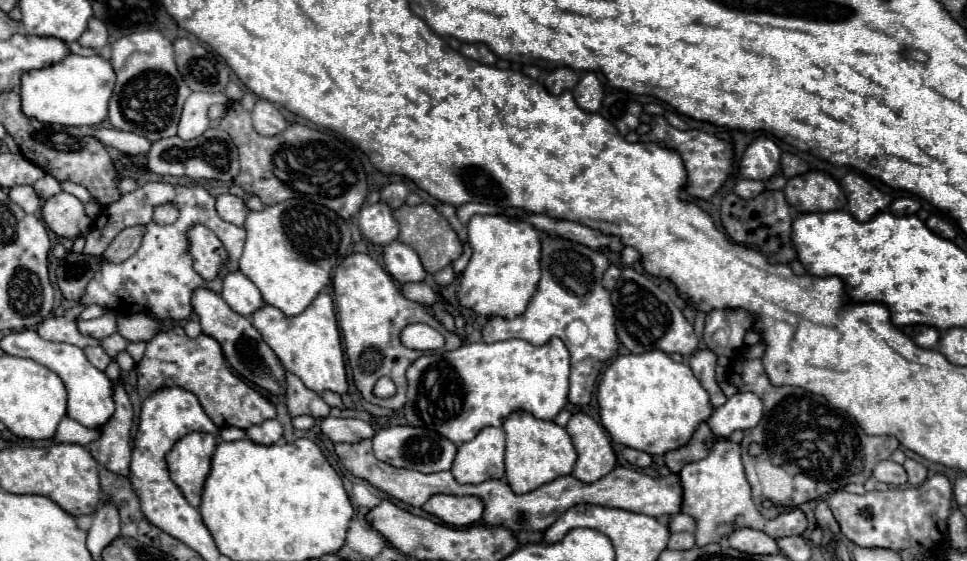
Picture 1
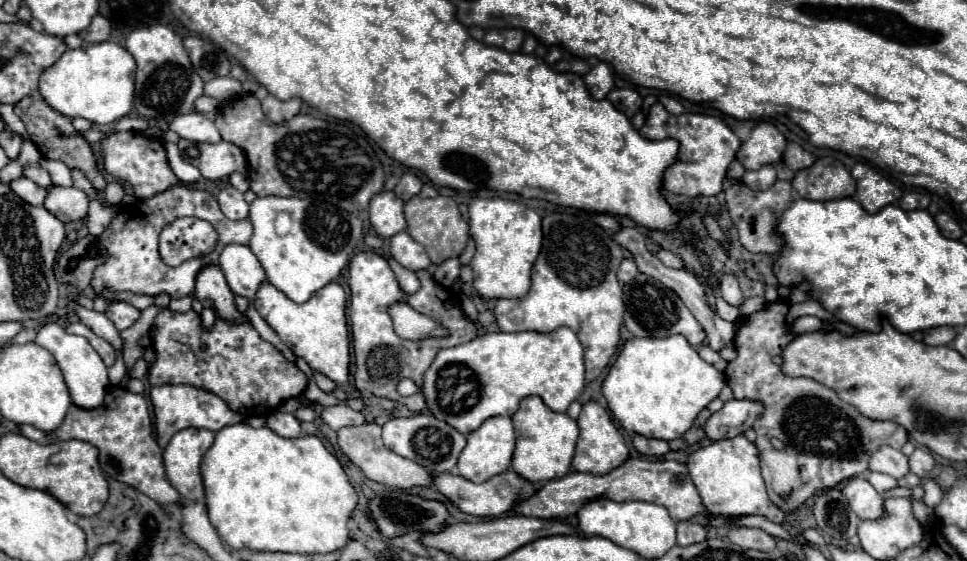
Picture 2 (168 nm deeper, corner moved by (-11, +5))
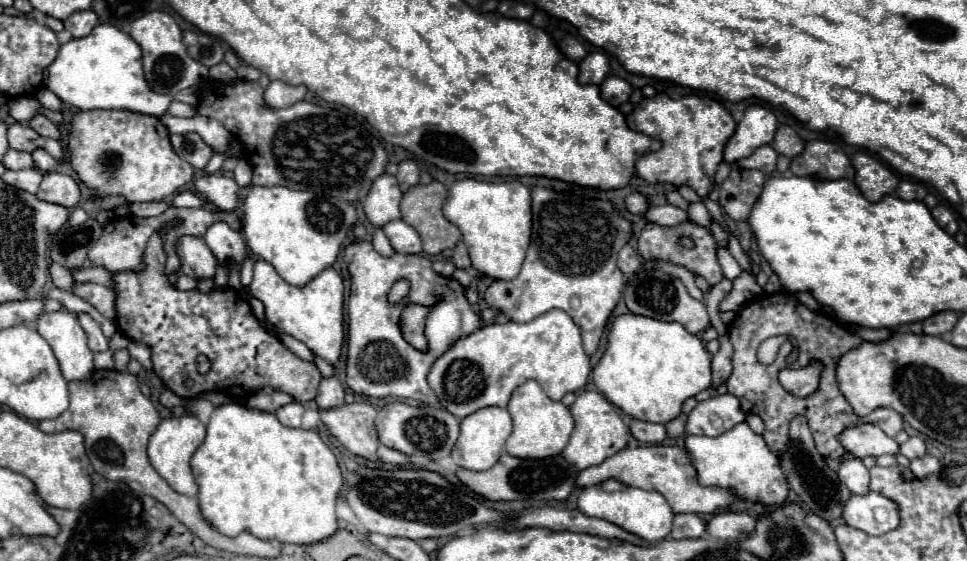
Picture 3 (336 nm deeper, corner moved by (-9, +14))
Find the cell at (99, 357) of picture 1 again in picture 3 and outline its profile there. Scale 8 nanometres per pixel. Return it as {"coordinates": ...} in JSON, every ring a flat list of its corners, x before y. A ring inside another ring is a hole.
{"coordinates":[[79,314,79,324,81,328,87,332,89,338,89,348,93,352,103,352,109,348,109,340,105,338,105,334,101,332,101,326,89,316,89,314]]}

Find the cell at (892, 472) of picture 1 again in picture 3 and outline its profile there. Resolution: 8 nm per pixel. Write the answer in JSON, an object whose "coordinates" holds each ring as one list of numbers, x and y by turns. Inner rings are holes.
{"coordinates":[[861,424,857,428,849,428,841,436,841,444,855,458,881,456,881,454,897,456,899,454,899,444,895,442,895,438,889,438,875,424]]}

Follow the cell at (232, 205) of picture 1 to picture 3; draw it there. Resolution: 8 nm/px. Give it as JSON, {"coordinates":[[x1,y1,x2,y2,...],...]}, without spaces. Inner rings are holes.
{"coordinates":[[201,176,195,182,197,192,207,198,209,202,213,202,217,208,237,208,241,206,241,198,239,198,239,186,233,178,227,176]]}

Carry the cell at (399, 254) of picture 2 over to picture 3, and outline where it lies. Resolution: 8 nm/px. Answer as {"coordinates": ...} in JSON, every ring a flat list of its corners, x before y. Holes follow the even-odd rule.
{"coordinates":[[393,220,391,224,383,226,383,232,387,234,391,246,399,254,423,254,421,238,417,230,403,220]]}

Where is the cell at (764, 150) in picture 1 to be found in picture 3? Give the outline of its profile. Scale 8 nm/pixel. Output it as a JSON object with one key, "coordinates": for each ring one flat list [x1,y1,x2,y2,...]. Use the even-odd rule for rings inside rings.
{"coordinates":[[749,106,743,120,737,124,735,134,725,146,725,162,739,162,751,156,757,148,771,144,777,132,777,118,763,106]]}

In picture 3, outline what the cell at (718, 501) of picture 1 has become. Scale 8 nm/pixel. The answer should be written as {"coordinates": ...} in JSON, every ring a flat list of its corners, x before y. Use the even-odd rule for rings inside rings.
{"coordinates":[[745,422,715,438,685,436,685,446,691,456,691,464,697,470,699,484,723,488,741,500,759,502,765,506,783,506,787,500,789,486,777,456,769,452,763,438,757,436]]}

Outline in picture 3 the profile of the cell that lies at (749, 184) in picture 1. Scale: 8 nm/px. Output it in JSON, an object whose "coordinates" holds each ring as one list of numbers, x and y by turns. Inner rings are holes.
{"coordinates":[[767,146,767,148,759,148,759,152,753,152,751,156,739,160,737,164,741,168,749,168,749,170,761,170,763,174,773,174,775,172,775,162,777,162,777,152]]}

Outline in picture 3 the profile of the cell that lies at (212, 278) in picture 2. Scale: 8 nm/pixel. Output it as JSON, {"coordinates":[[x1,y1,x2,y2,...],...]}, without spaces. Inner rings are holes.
{"coordinates":[[185,236,179,240,179,258,181,258,181,272,195,278,195,280,205,280,205,278,215,278,217,272,217,260,213,252,207,248,203,238,195,236]]}

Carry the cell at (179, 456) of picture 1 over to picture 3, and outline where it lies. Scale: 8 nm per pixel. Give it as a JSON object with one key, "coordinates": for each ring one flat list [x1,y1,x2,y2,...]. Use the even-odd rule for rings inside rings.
{"coordinates":[[169,416,161,420,155,434,149,438,147,454,153,464,153,468,163,476,163,480,179,494,185,496,197,496,197,482,191,472,191,456,199,448,199,444,205,440,205,424,197,416]]}

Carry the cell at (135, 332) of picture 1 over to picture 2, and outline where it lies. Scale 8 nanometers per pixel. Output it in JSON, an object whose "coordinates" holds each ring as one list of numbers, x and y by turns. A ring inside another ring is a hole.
{"coordinates":[[113,301,109,303,105,315,113,321,113,325,123,331,123,329,129,329,137,319,139,319,139,309,135,309,133,305,129,303,123,303,123,301]]}

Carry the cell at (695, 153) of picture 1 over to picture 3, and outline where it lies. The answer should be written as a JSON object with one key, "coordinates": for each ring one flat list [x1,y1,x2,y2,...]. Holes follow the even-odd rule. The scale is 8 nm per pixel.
{"coordinates":[[655,94,643,98,639,106,635,106,627,116,627,124,631,130,663,142,657,152,649,152,645,158,637,160,635,168,643,180,649,184,689,186,699,196,707,196,713,190,715,170,723,160,723,148,731,138,731,132,735,132,735,120,719,102,703,96,671,100,667,94]]}

